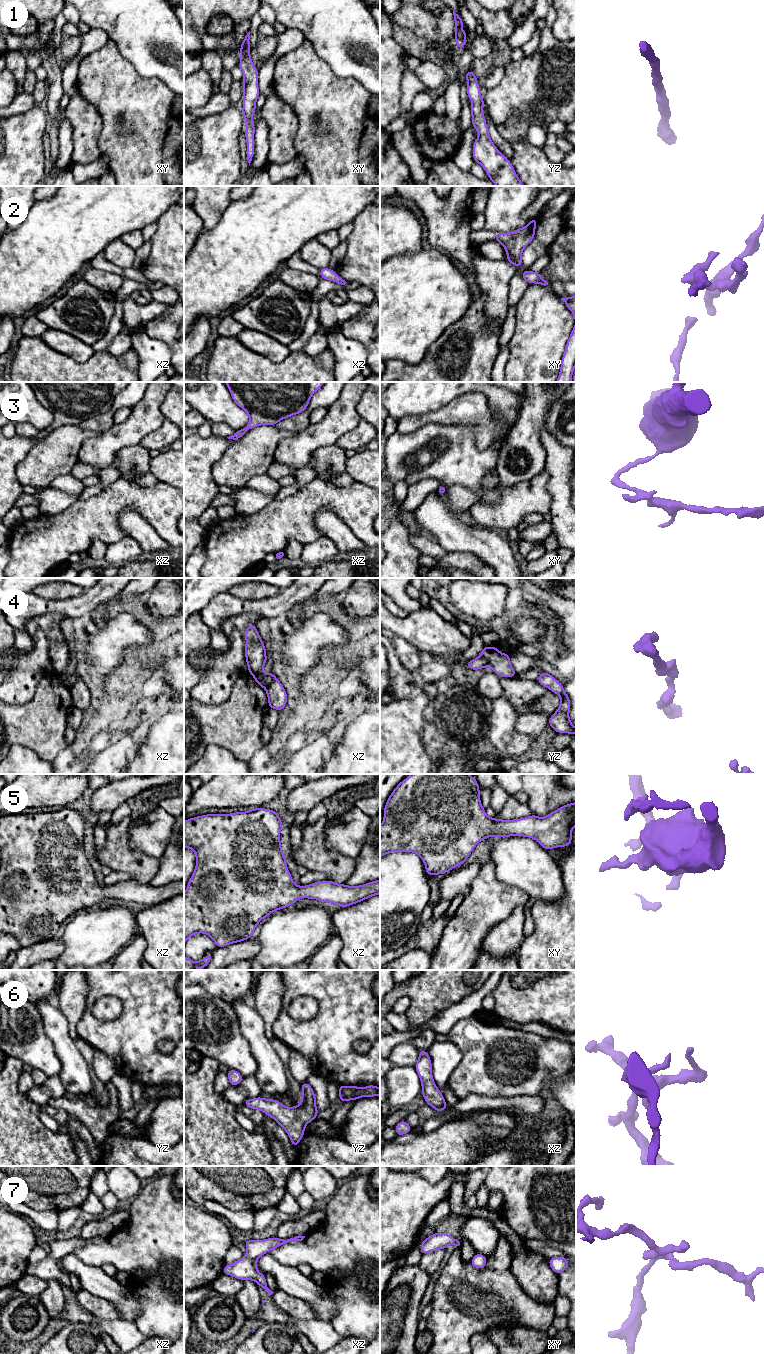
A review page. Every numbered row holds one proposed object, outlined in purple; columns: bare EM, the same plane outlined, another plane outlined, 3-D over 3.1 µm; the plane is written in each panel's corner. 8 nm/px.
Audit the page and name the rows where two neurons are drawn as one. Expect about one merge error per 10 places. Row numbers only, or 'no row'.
4

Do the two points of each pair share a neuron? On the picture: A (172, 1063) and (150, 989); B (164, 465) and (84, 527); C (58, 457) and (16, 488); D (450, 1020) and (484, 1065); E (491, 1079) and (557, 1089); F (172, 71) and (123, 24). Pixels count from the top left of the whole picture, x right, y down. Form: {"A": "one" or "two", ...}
{"A": "one", "B": "two", "C": "two", "D": "two", "E": "two", "F": "one"}

